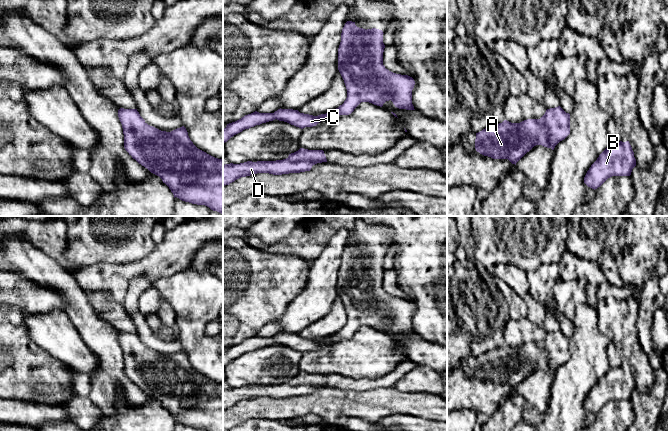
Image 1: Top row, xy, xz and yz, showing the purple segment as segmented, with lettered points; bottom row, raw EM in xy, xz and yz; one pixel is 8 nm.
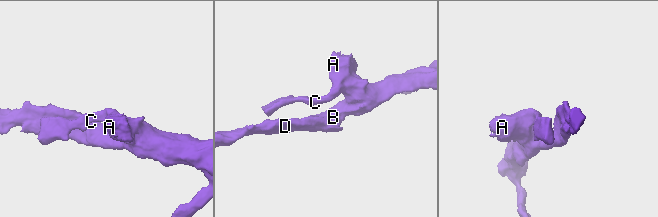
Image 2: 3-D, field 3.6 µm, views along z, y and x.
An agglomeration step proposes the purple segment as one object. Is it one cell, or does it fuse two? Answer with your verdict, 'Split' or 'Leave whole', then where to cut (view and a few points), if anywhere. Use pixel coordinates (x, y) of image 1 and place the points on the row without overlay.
Leave whole. No split

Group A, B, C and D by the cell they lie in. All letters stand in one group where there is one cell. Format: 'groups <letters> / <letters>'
groups A B C D

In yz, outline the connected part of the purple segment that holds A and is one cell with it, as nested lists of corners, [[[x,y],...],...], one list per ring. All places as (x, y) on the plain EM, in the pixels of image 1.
[[[560,330],[547,333],[540,343],[527,343],[520,347],[504,344],[488,349],[476,357],[475,373],[493,383],[508,383],[515,388],[534,370],[542,369],[554,374],[570,358],[570,338]]]

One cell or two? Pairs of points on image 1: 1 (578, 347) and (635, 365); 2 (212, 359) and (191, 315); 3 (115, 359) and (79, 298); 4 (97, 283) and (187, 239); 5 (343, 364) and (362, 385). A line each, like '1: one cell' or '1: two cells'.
1: two cells
2: one cell
3: one cell
4: one cell
5: two cells

